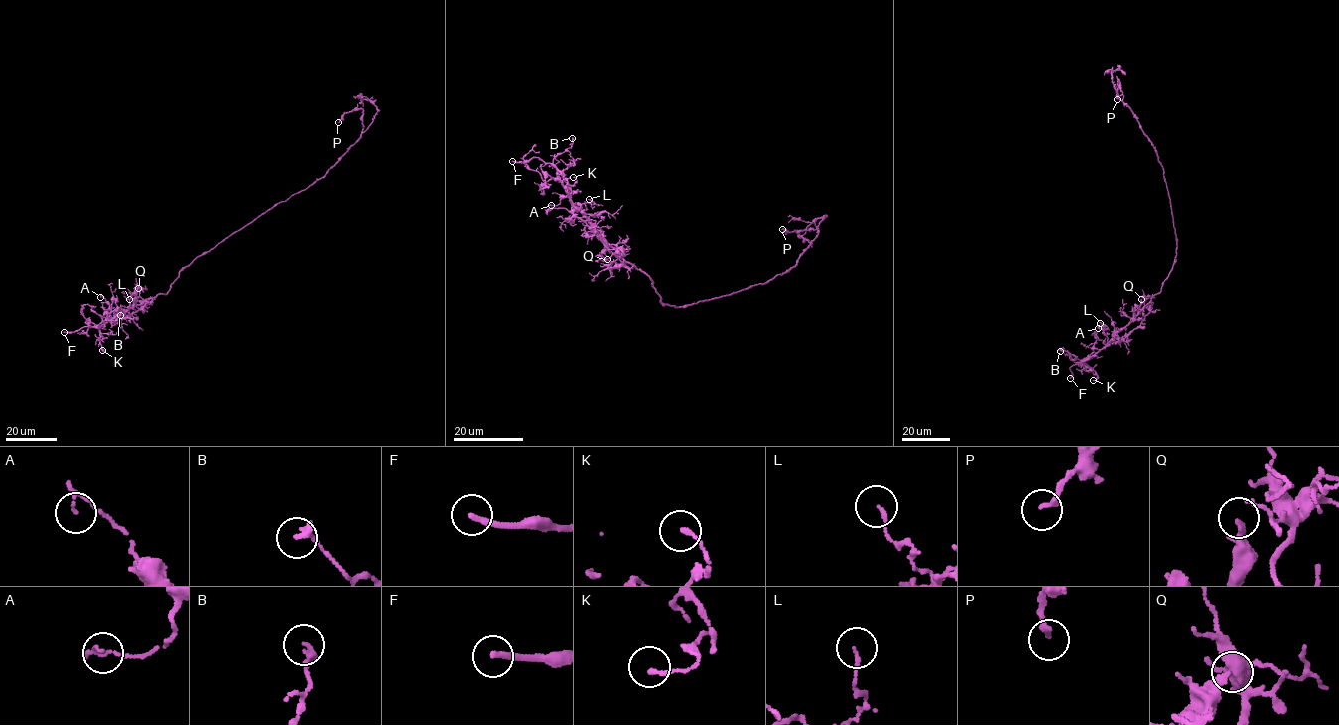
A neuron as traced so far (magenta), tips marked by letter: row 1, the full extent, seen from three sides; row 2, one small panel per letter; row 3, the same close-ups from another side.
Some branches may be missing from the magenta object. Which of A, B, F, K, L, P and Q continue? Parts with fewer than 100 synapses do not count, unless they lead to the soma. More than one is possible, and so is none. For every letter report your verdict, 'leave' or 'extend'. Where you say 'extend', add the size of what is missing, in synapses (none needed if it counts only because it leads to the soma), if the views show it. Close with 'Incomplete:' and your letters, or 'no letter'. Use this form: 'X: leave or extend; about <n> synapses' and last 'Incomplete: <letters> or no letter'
A: leave
B: leave
F: extend
K: leave
L: leave
P: leave
Q: leave
Incomplete: F

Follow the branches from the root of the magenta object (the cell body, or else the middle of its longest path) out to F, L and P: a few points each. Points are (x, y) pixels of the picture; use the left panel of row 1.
F: (216, 245), (181, 270), (166, 294), (158, 294), (133, 305), (98, 328), (83, 326), (64, 332)
L: (216, 245), (181, 270), (166, 294), (146, 298), (115, 318), (120, 308), (129, 306), (129, 299)
P: (216, 245), (320, 179), (359, 138), (363, 110), (356, 108), (346, 112), (338, 122)

